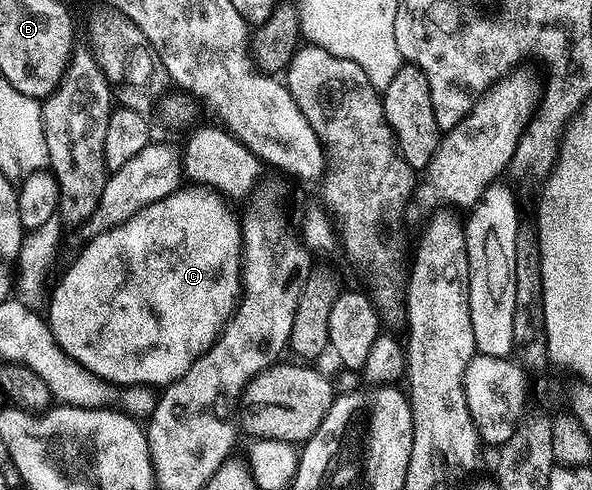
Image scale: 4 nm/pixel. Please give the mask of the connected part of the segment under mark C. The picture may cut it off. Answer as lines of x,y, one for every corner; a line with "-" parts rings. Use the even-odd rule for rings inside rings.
180,189
174,191
169,197
157,201
148,207
142,207
129,221
117,225
108,231
102,231
99,235
88,238
87,248
71,263
71,268
63,275
59,284
54,284
49,295
49,302
45,307
45,320
60,346
75,362
95,374
99,378
114,385
147,384
154,389
177,381
206,353
223,332
224,325
231,319
236,306
241,298
241,260
243,257
243,232
237,215
227,208
228,200
224,196
210,189

